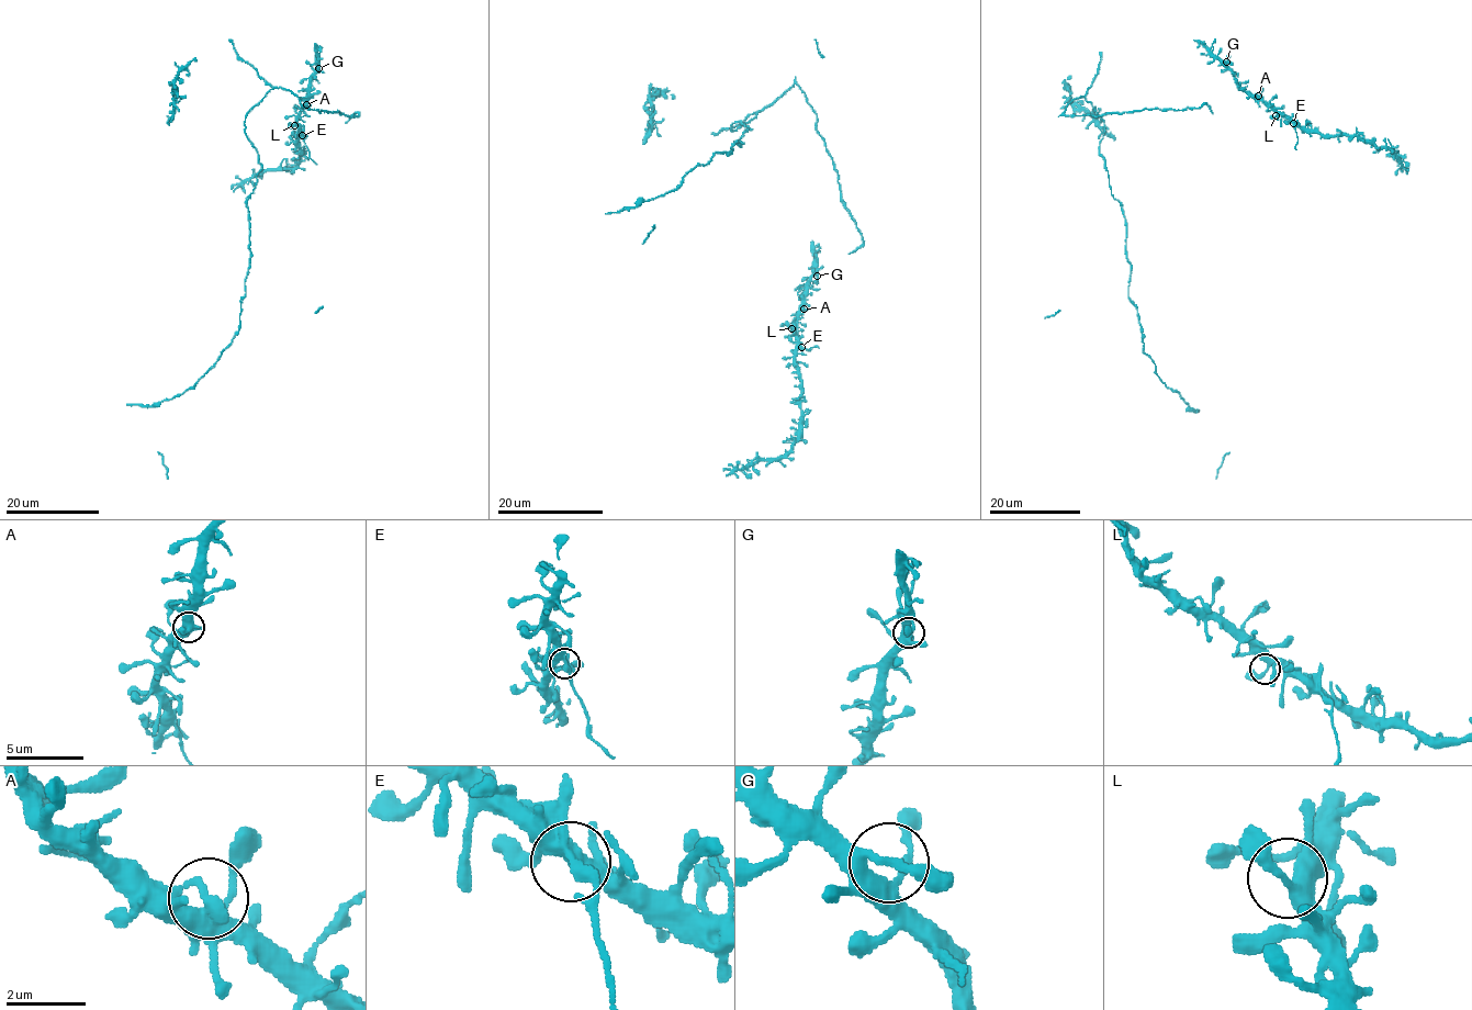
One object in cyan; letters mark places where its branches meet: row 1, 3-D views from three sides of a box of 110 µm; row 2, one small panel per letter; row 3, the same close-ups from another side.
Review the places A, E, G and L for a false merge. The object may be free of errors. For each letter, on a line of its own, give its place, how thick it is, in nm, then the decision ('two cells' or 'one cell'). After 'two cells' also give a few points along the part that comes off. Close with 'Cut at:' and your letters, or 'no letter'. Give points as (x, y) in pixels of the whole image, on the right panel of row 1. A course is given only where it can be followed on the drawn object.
A: (1258, 96) | 320 nm | one cell
E: (1293, 123) | 300 nm | two cells | (1293, 123), (1296, 149)
G: (1226, 62) | 240 nm | one cell
L: (1276, 115) | 260 nm | one cell
Cut at: E

